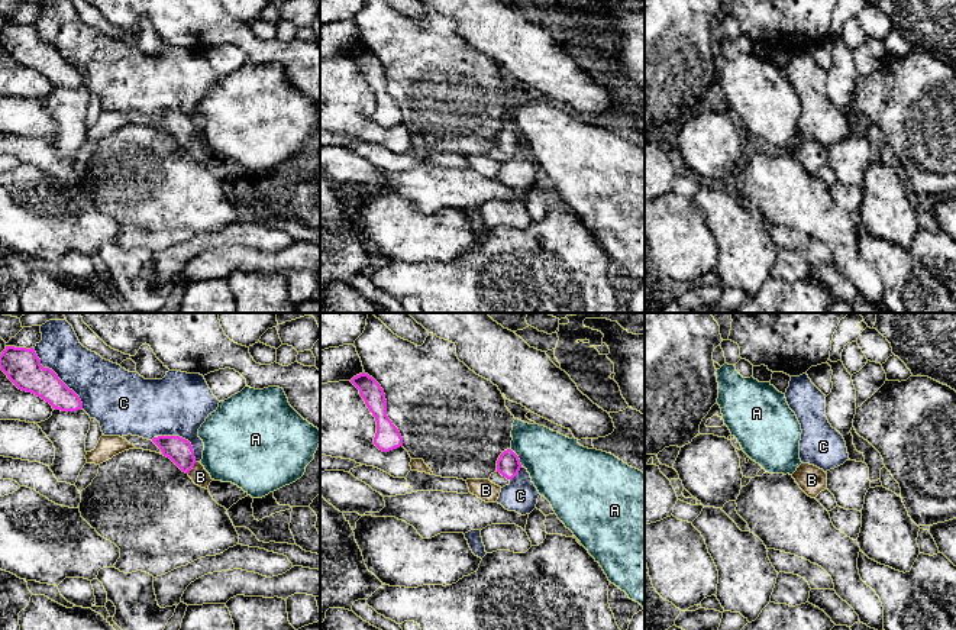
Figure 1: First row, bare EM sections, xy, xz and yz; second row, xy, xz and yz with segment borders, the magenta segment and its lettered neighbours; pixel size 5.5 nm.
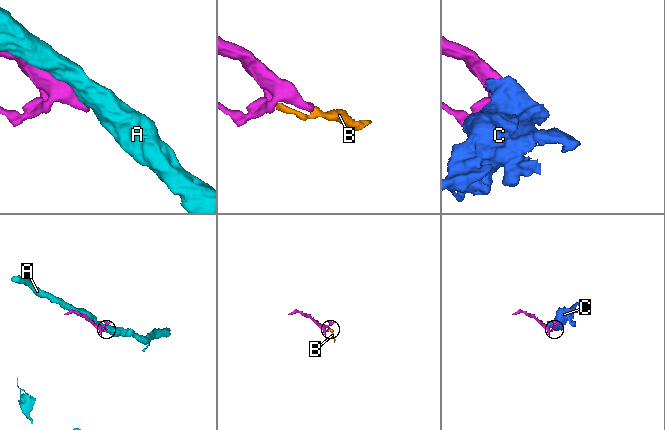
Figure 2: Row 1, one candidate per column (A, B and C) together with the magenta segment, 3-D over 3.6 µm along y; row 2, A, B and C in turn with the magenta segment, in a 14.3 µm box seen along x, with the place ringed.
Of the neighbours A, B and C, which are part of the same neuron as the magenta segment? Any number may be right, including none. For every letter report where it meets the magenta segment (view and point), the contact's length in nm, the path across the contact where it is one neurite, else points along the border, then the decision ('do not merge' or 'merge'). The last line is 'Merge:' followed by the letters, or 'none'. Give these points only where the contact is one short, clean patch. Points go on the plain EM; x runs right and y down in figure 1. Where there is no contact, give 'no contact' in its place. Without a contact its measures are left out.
A: meets magenta in xz at (517, 132); contact 120 nm long; do not merge
B: meets magenta in xy at (191, 142); contact 80 nm long; runs through xy (180, 126), (191, 142), (200, 152); merge
C: meets magenta in xy at (57, 51); contact 440 nm long; do not merge
Merge: B

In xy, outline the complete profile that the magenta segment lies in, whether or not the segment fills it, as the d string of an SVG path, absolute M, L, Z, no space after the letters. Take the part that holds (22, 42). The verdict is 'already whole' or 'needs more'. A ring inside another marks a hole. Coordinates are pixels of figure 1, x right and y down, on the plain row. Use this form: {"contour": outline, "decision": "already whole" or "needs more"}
{"contour": "M6 22L0 30L0 46L22 67L32 68L61 87L83 84L80 72L58 51L41 41L33 23Z", "decision": "already whole"}

